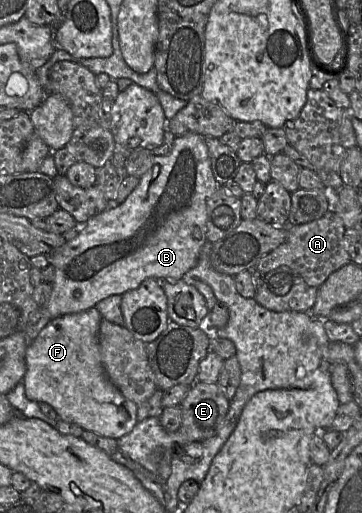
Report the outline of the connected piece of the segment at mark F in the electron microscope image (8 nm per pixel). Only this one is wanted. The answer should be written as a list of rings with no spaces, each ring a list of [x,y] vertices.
[[[95,307],[75,314],[67,314],[51,320],[31,341],[26,353],[26,372],[22,378],[26,397],[38,403],[51,405],[58,419],[79,425],[103,437],[119,439],[130,433],[139,422],[139,406],[127,399],[109,380],[101,361],[98,333],[103,317]]]

